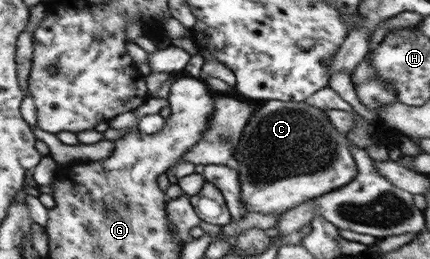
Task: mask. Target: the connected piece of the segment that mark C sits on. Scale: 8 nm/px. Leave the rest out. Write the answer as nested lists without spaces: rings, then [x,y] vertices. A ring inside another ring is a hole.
[[[266,101],[261,103],[261,107],[255,111],[246,127],[243,129],[240,135],[240,140],[236,146],[236,153],[234,153],[233,161],[234,167],[238,172],[238,179],[240,184],[240,197],[247,207],[249,213],[260,213],[260,214],[277,214],[281,215],[283,212],[290,210],[291,208],[301,205],[303,202],[307,202],[316,197],[323,196],[325,193],[330,193],[333,190],[337,190],[346,184],[349,184],[357,176],[358,168],[356,162],[354,161],[351,151],[347,144],[347,133],[337,130],[333,123],[327,118],[323,108],[315,108],[314,106],[309,106],[305,101],[301,102],[283,102],[283,101]]]

